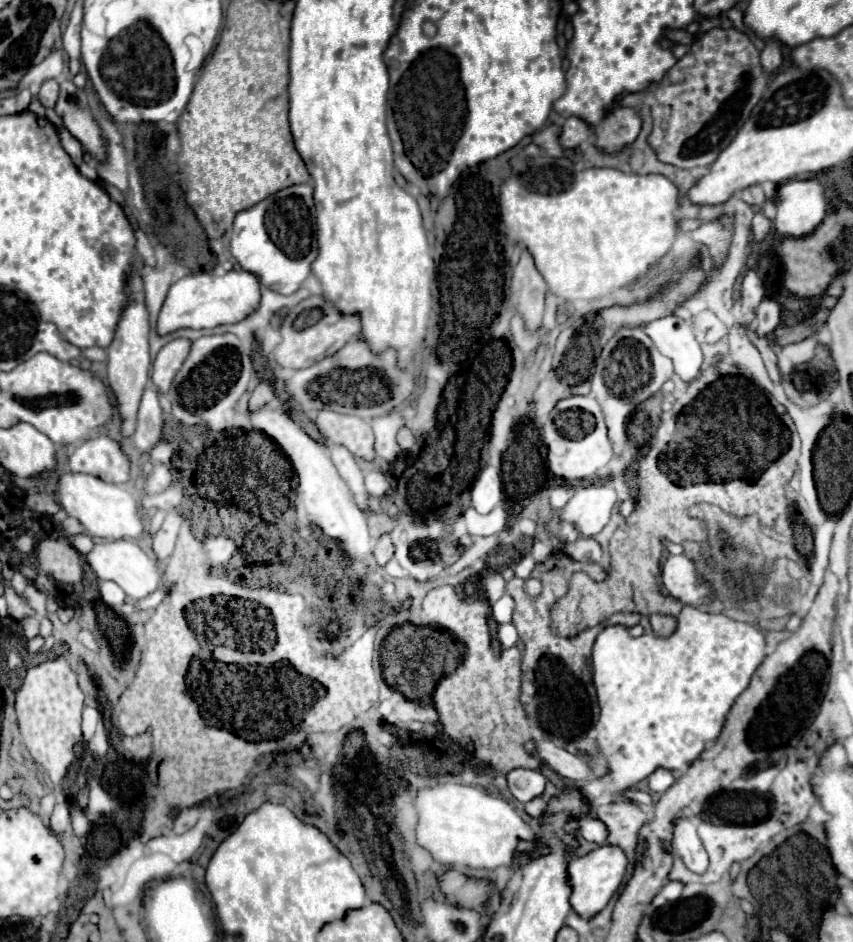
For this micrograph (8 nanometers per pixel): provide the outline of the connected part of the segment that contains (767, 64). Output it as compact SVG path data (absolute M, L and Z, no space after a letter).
M768 39L766 47L762 49L762 57L760 59L764 61L764 69L768 69L768 73L778 69L780 63L782 63L782 45L780 45L780 41Z

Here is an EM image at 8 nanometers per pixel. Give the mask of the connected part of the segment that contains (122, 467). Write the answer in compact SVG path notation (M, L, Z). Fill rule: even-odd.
M106 435L84 441L68 459L72 473L94 475L108 483L130 481L130 465L130 457L122 451L120 443Z

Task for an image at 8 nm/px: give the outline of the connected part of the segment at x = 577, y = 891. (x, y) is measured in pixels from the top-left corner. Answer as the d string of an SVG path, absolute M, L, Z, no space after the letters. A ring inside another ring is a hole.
M600 845L592 853L568 861L566 877L568 877L568 885L572 889L570 905L582 919L592 919L596 913L600 913L606 907L606 903L610 901L610 897L616 893L616 889L620 887L620 883L624 879L626 863L628 861L626 861L626 855L622 853L622 849L612 847L612 845Z

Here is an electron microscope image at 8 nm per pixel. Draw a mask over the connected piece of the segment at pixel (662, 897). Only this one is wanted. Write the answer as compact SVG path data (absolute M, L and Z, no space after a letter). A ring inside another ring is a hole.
M666 881L664 887L660 889L660 893L654 897L652 907L658 909L658 907L662 907L666 903L674 903L674 901L680 899L680 893L682 893L682 883L678 883L678 881Z

